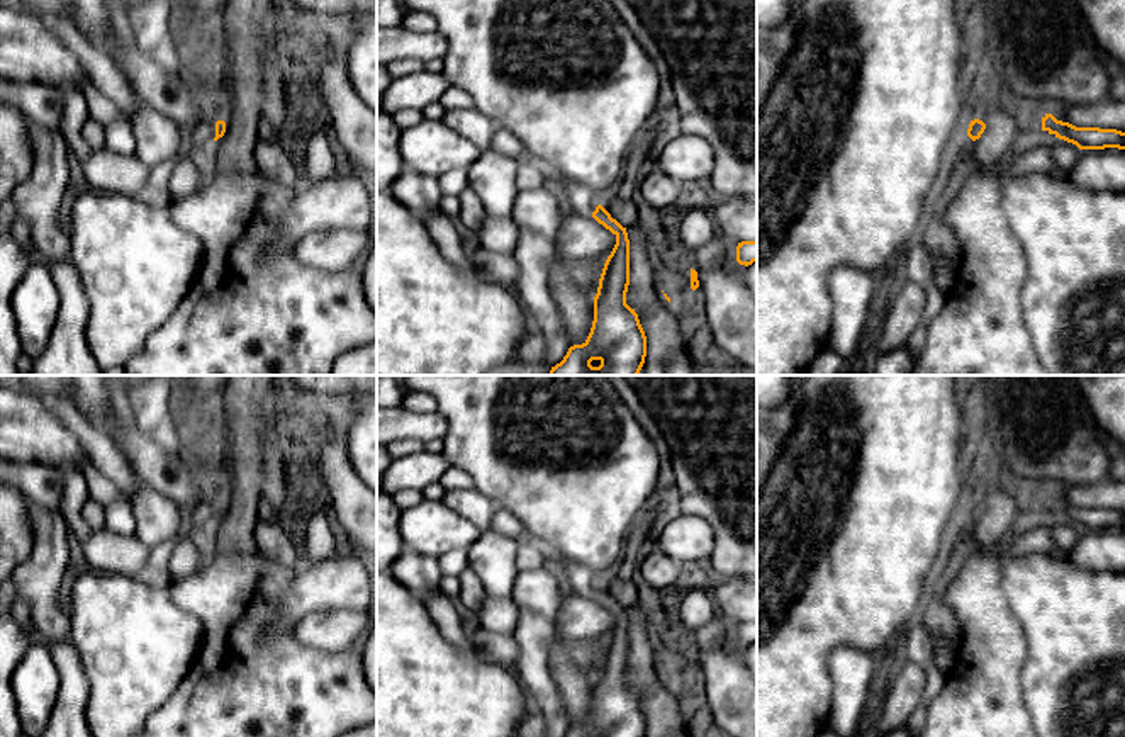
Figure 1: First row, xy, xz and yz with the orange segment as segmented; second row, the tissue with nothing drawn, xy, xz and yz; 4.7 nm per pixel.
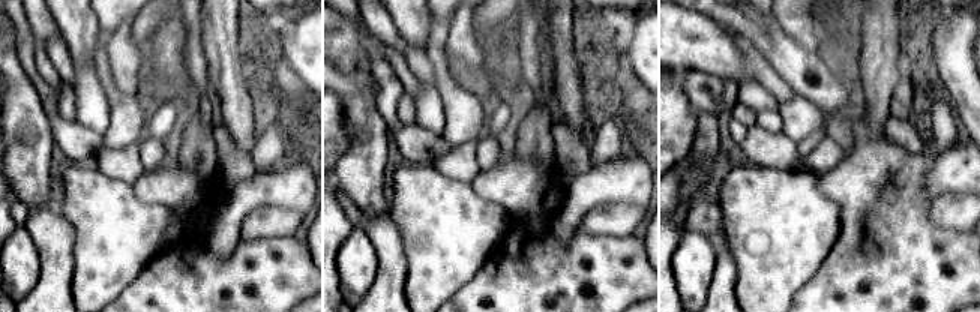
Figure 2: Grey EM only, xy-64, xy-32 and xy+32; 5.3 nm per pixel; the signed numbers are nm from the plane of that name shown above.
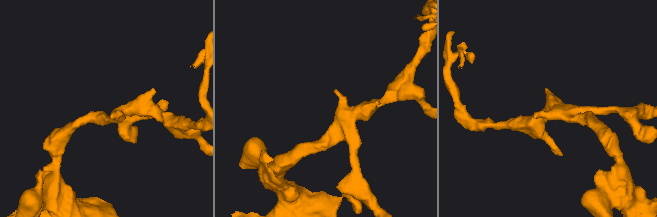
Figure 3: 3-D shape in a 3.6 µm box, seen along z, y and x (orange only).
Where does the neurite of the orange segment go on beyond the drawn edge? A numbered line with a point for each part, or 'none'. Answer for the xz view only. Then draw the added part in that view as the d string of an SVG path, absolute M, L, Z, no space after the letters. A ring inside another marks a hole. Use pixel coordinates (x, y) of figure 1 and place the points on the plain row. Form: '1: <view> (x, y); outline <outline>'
1: xz (577, 578); outline M553 557L553 564L565 582L565 589L580 596L592 596L597 588L597 576L585 565Z

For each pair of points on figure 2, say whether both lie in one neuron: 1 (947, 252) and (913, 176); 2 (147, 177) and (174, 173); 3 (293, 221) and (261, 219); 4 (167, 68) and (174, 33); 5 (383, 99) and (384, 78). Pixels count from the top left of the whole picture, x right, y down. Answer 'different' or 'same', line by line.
1: same
2: same
3: same
4: same
5: same

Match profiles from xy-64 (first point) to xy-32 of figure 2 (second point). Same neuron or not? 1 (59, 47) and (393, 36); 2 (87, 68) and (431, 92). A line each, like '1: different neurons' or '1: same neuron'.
1: different neurons
2: same neuron

